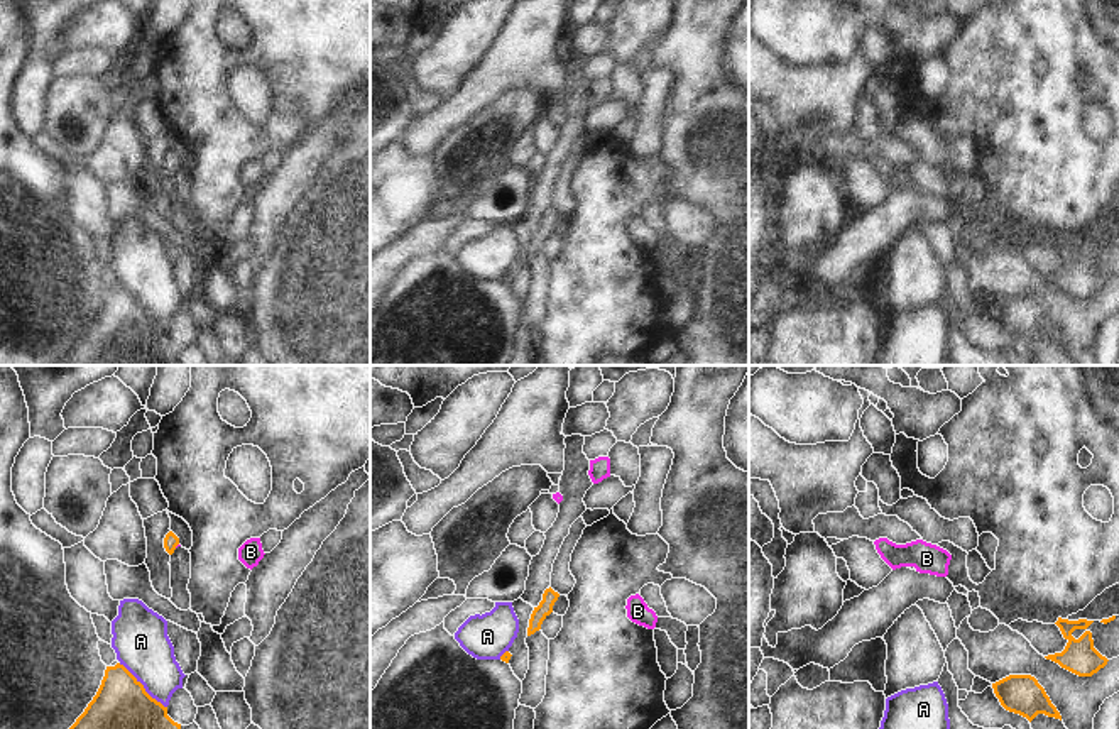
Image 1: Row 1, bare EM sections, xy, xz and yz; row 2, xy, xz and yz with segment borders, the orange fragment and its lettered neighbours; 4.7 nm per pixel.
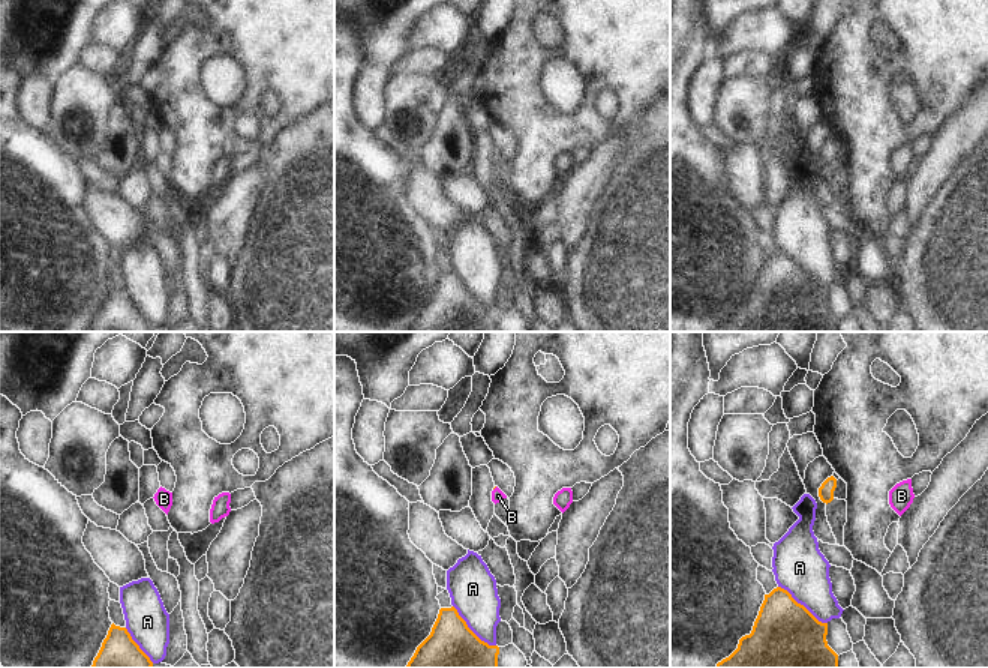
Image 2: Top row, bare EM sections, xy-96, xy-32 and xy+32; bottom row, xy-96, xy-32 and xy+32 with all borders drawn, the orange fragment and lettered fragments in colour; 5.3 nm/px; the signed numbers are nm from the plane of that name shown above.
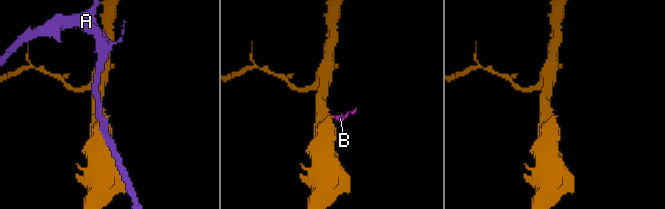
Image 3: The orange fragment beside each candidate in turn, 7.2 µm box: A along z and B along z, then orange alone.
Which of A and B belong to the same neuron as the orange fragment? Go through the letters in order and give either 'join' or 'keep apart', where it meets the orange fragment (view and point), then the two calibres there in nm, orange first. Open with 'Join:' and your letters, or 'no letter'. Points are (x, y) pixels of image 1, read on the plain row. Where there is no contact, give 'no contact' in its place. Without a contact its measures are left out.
Join: B
A: keep apart; meets orange in xy at (142, 308); 460 nm thick on the orange side, 260 nm on the other
B: join; meets orange in xy at (176, 166); 70 nm thick on the orange side, 20 nm on the other

